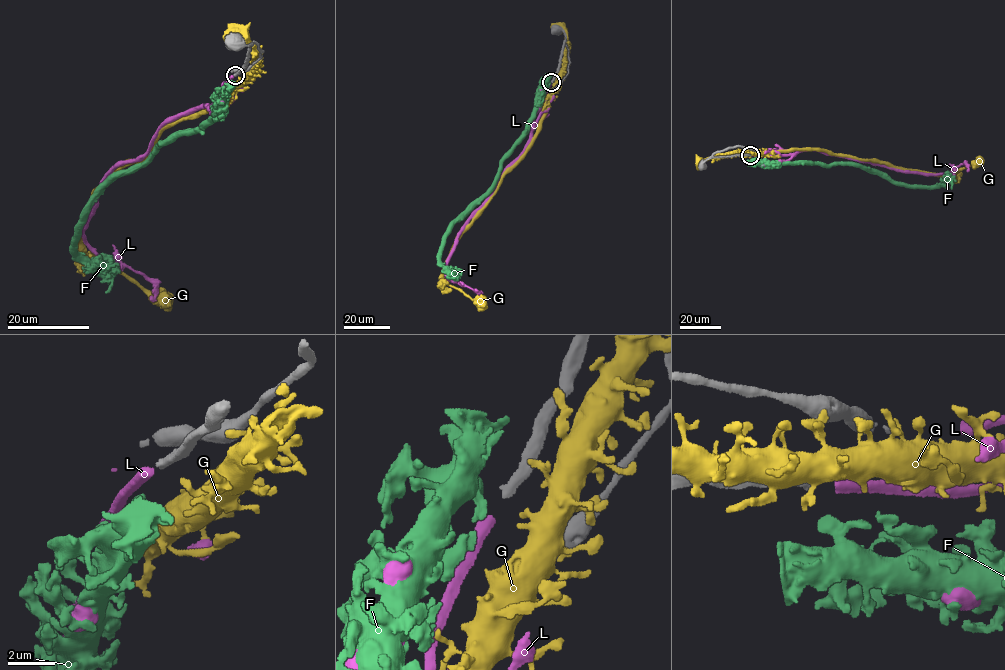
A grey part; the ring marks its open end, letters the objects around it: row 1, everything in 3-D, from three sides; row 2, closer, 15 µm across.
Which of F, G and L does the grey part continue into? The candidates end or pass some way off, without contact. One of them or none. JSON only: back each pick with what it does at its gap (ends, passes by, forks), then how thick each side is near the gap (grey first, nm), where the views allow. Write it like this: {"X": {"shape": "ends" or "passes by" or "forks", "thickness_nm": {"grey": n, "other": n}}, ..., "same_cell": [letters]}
{"L": {"shape": "ends", "thickness_nm": {"grey": 360, "other": 440}}, "same_cell": ["L"]}

